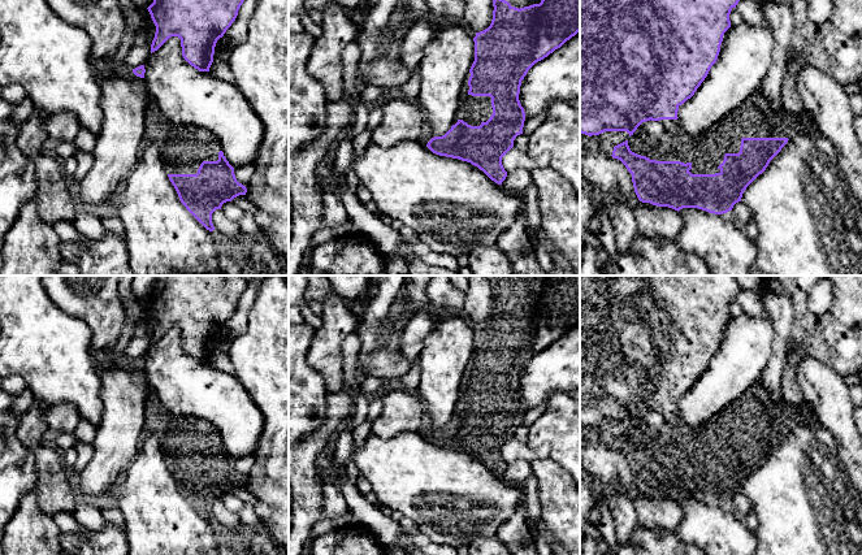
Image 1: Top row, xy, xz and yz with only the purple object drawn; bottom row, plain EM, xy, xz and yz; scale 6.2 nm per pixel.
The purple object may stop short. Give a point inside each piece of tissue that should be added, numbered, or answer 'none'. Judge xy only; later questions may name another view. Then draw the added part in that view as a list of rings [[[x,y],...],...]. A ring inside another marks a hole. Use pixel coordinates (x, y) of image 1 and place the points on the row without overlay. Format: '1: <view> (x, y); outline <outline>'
1: xy (182, 439); outline [[[156,398],[146,406],[144,430],[159,439],[166,465],[196,465],[203,452],[217,452],[221,442],[216,426],[172,413]]]

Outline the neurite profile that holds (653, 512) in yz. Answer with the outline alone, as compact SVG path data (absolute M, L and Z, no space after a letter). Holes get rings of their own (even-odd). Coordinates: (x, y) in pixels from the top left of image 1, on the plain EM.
M640 493L633 504L638 524L650 529L659 528L673 532L684 516L680 504L668 498Z

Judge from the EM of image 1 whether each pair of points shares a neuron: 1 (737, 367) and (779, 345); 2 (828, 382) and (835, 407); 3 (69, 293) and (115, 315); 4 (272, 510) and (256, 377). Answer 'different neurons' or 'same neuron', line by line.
1: different neurons
2: same neuron
3: same neuron
4: same neuron

